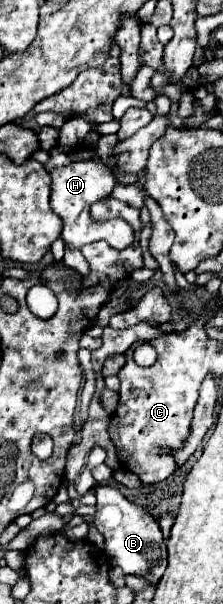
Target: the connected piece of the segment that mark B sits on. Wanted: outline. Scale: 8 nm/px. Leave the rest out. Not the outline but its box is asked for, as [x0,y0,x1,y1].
[93,485,167,583]

